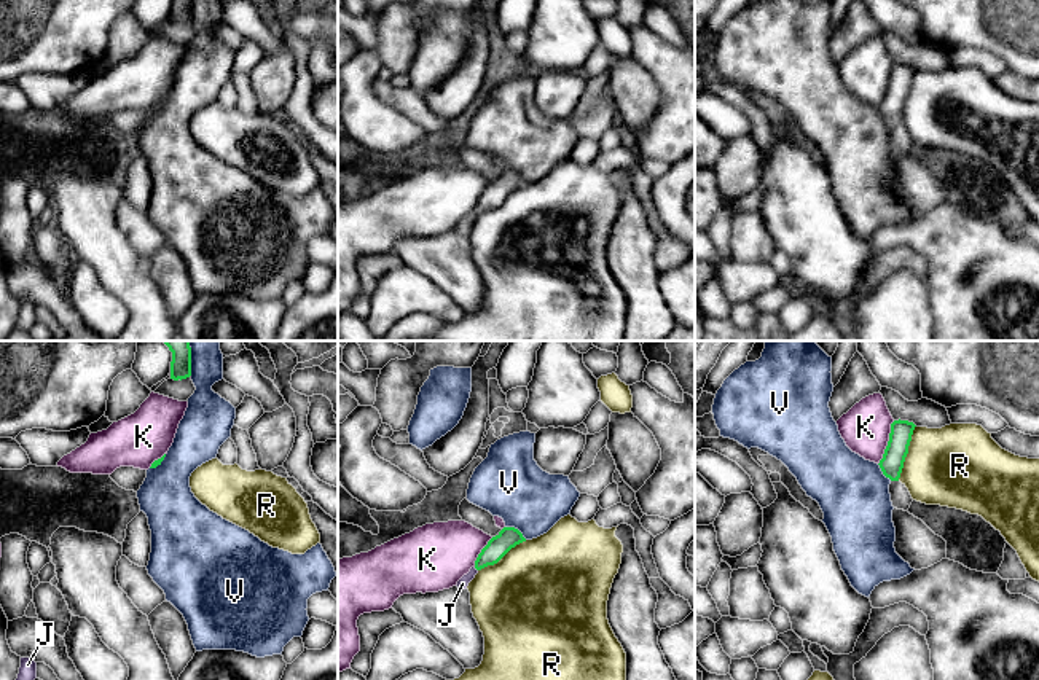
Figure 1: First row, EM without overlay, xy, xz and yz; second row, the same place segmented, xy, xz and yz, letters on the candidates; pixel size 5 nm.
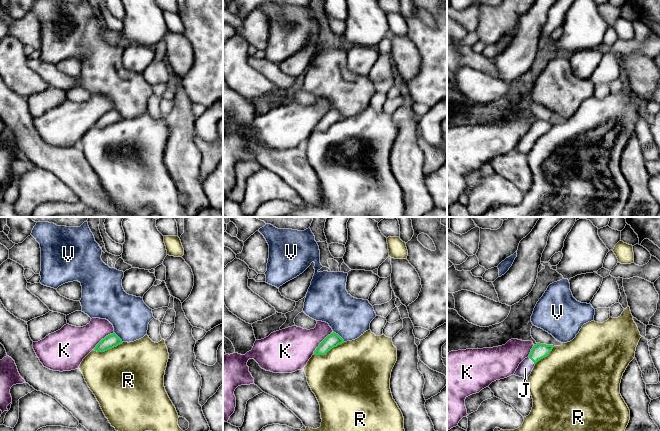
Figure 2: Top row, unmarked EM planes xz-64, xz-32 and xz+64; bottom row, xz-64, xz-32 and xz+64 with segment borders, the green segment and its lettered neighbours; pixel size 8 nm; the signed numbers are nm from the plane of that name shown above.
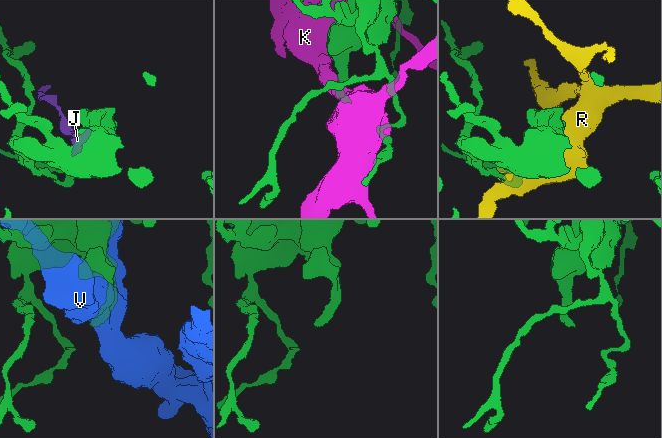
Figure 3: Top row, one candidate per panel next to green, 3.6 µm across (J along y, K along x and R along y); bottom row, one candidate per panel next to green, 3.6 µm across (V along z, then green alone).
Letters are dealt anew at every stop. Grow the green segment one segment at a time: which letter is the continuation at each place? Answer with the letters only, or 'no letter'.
J

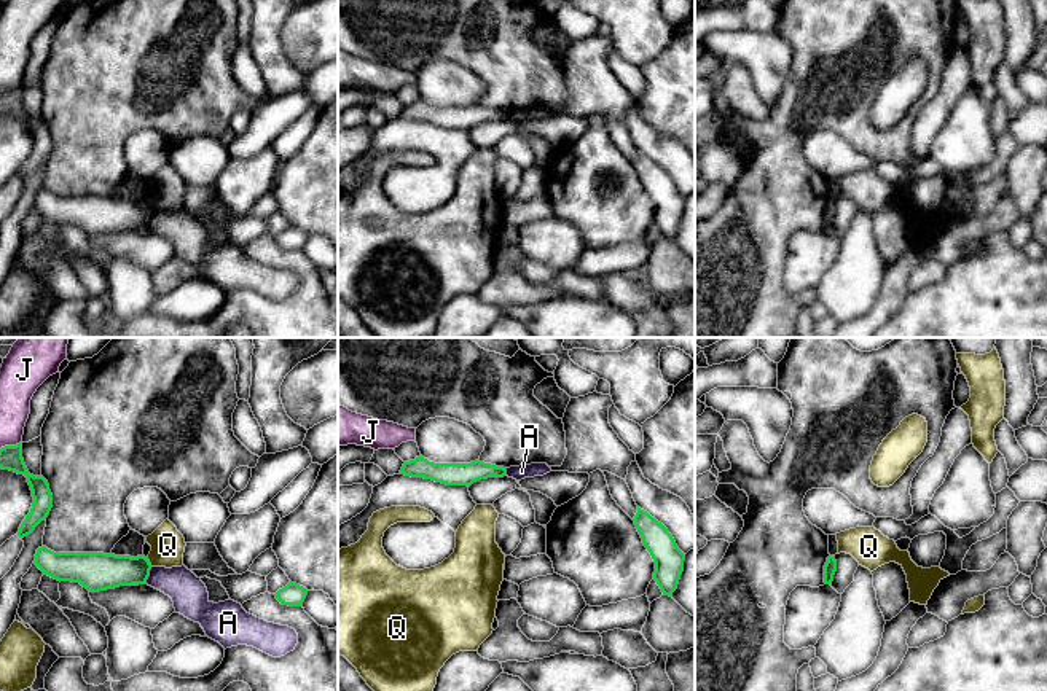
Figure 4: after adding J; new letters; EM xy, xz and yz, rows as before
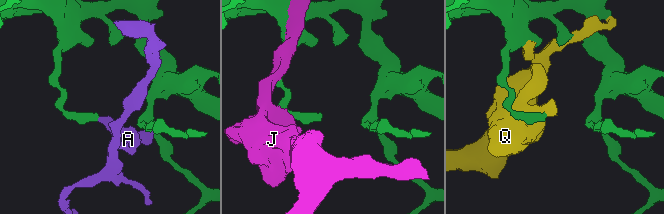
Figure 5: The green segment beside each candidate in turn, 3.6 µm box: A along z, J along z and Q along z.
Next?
no letter

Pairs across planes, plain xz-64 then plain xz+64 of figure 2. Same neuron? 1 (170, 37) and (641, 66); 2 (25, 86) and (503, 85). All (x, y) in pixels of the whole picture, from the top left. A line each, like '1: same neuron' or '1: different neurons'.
1: same neuron
2: same neuron

